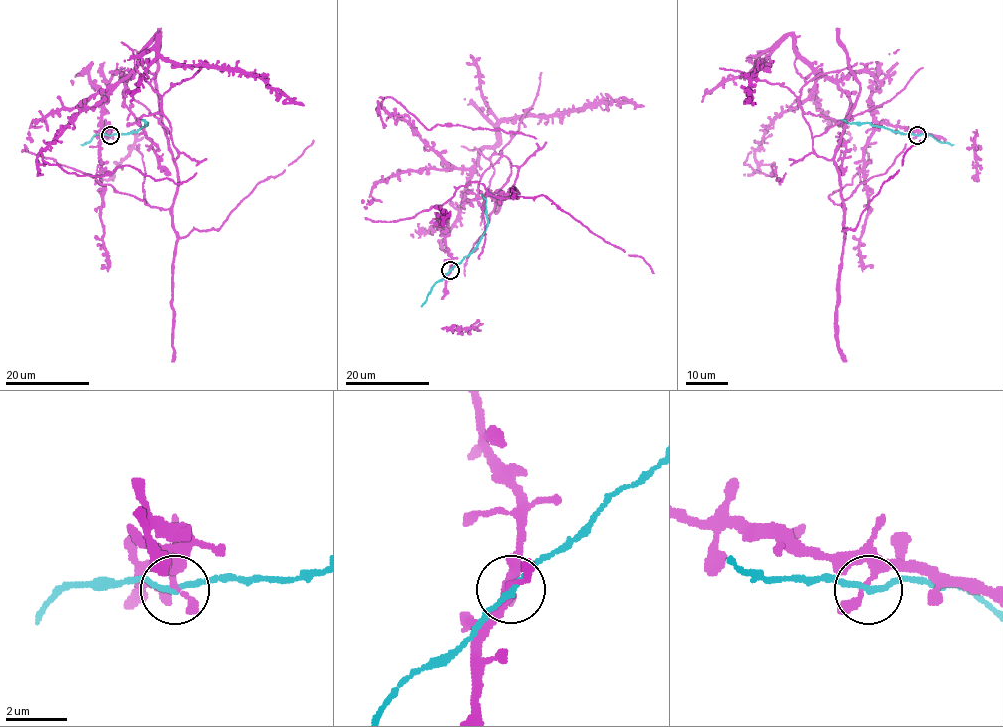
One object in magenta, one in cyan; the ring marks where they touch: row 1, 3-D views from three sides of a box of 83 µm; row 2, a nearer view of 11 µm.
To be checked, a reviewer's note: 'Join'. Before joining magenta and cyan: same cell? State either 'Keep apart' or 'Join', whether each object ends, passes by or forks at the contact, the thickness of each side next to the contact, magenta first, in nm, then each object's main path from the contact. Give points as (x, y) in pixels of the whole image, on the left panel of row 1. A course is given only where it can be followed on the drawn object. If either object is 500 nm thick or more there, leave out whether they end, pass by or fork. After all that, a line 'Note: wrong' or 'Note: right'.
Join. At the ring magenta forks. At the ring cyan passes by. Thickness 190 nm (magenta) against 170 nm. Course of magenta: (110, 135), (102, 91), (116, 72), (138, 123), (156, 113), (171, 126), (179, 237), (218, 229), (313, 140). Course of cyan: (110, 135), (136, 132), (148, 122), (141, 119)
Note: right

